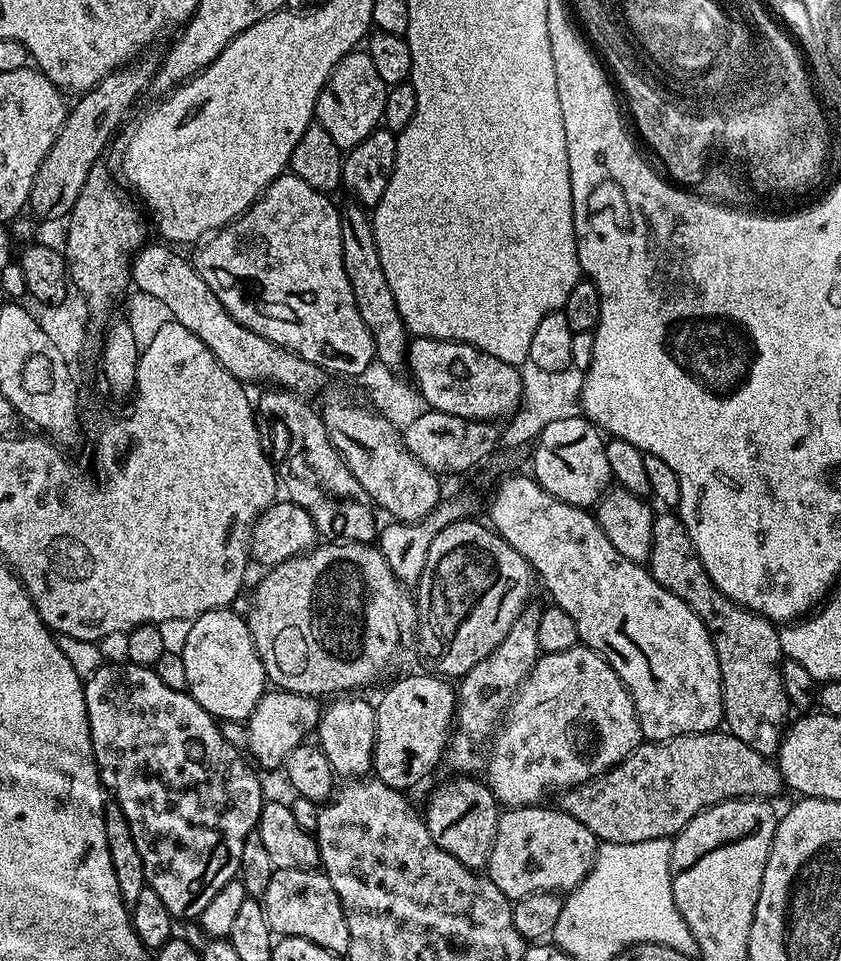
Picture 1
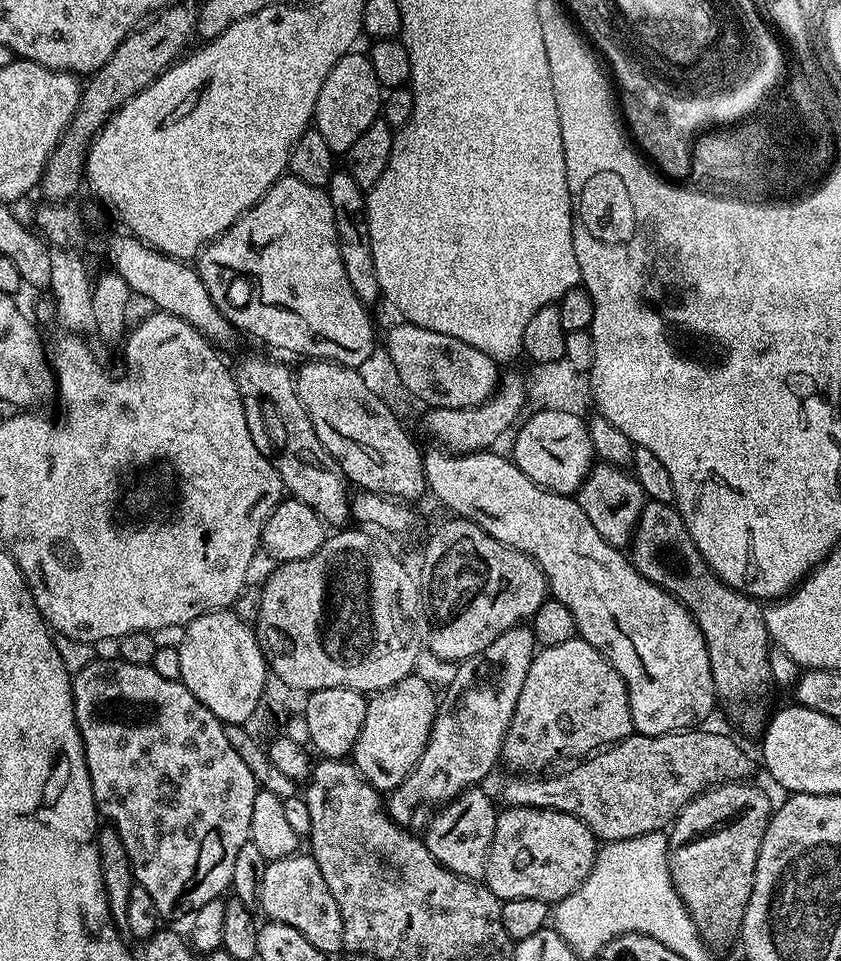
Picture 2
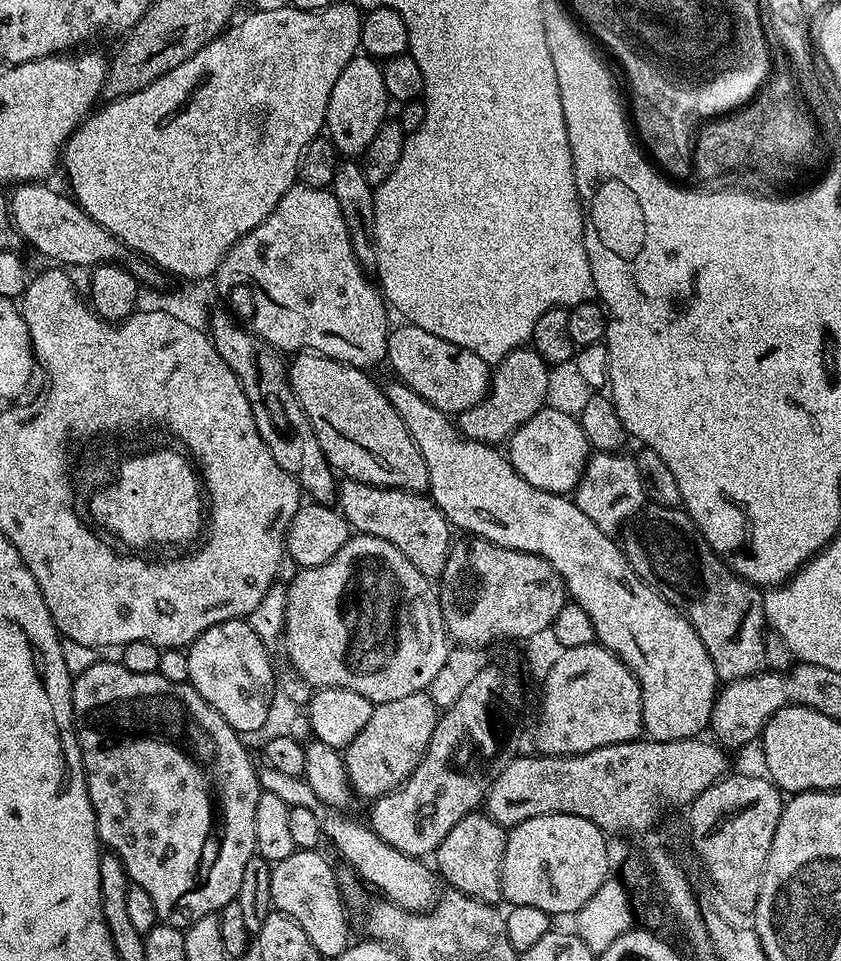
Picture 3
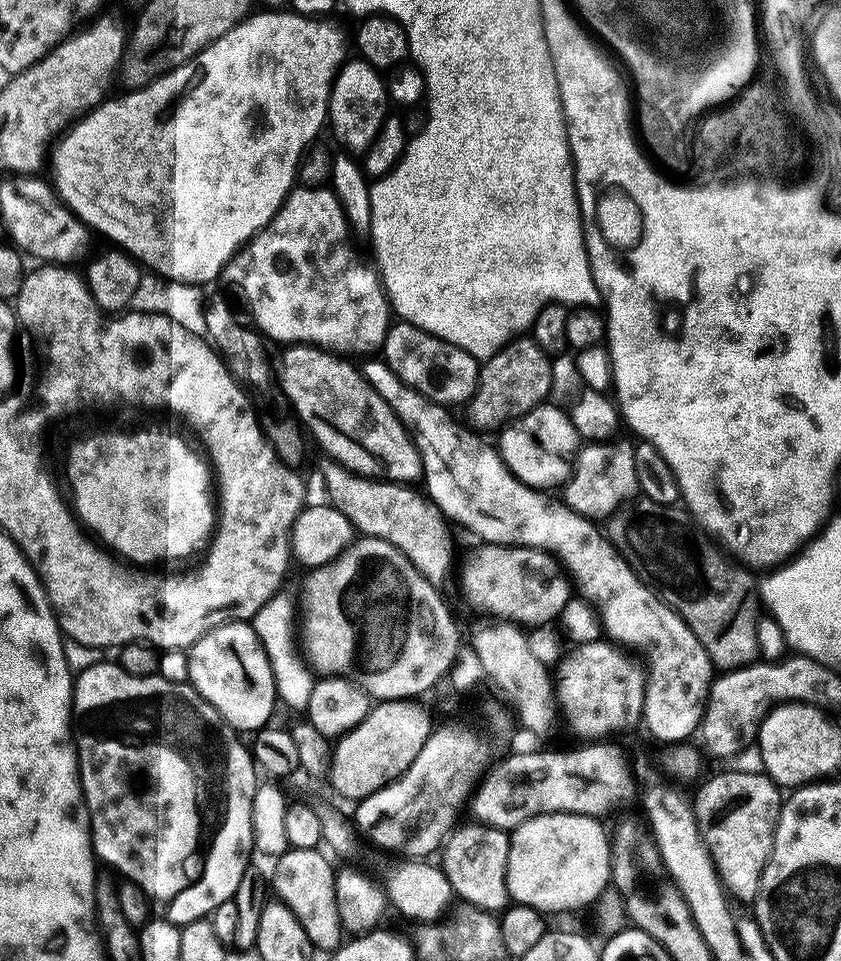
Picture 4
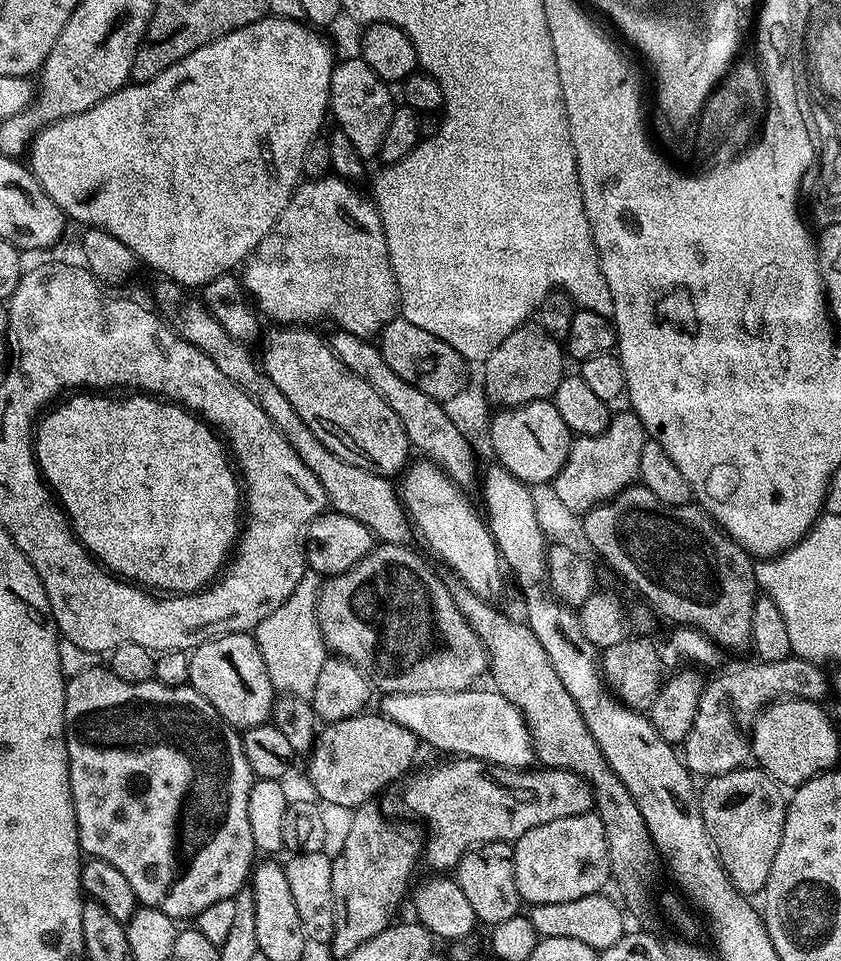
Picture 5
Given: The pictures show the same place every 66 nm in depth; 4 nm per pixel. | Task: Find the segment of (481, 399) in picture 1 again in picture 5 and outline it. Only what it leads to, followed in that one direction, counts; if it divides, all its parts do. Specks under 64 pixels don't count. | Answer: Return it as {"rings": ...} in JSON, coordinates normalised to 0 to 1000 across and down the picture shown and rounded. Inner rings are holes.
{"rings":[[[468,331],[449,347],[449,361],[460,379],[480,396],[495,400],[516,415],[529,418],[549,406],[556,395],[556,380],[545,364],[529,354],[492,339],[492,335]]]}

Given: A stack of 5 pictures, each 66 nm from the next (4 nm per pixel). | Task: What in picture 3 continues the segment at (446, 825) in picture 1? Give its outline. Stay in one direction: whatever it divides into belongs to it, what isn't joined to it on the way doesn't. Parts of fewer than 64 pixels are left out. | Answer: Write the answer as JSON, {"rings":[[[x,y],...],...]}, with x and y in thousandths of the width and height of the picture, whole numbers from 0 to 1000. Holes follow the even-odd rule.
{"rings":[[[567,843],[558,845],[526,872],[516,888],[517,902],[534,925],[574,937],[578,941],[590,941],[596,935],[595,902],[599,892],[602,866],[586,850]]]}

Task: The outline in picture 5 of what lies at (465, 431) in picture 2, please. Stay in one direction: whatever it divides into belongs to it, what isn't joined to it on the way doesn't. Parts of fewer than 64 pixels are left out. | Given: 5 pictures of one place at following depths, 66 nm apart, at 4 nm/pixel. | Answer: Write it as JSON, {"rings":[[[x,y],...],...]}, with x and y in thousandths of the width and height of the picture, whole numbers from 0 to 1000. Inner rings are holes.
{"rings":[[[624,335],[612,341],[577,375],[578,410],[581,415],[611,420],[653,415],[672,388],[671,375],[673,368],[667,355],[656,351],[641,336]]]}

